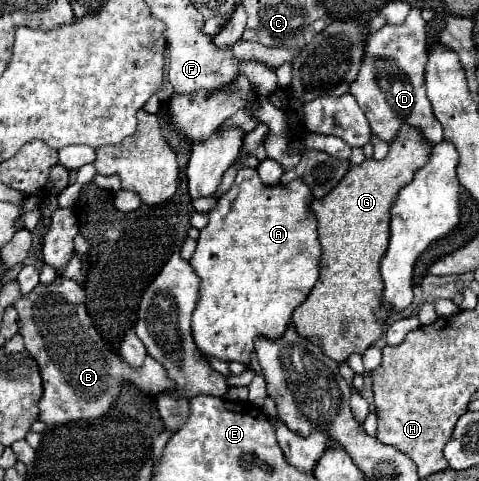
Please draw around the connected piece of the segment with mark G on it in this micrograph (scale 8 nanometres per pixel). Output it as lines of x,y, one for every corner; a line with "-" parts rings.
405,126
405,130
401,130
393,142
389,142
387,158
365,158
365,162
353,164
349,174
345,174
345,178
341,178
341,182
329,194
325,194
325,198
313,200
309,206
317,220
317,234
321,242
319,282
307,294
305,302
293,312
293,324
301,336
315,340
335,362
345,362
353,352
363,354
383,332
387,312
381,306
383,280
379,274
379,260
389,242
389,210
399,190
407,186
413,180
413,174
429,160
431,148
433,144
421,142
421,134
417,134
417,130
409,130
409,126

